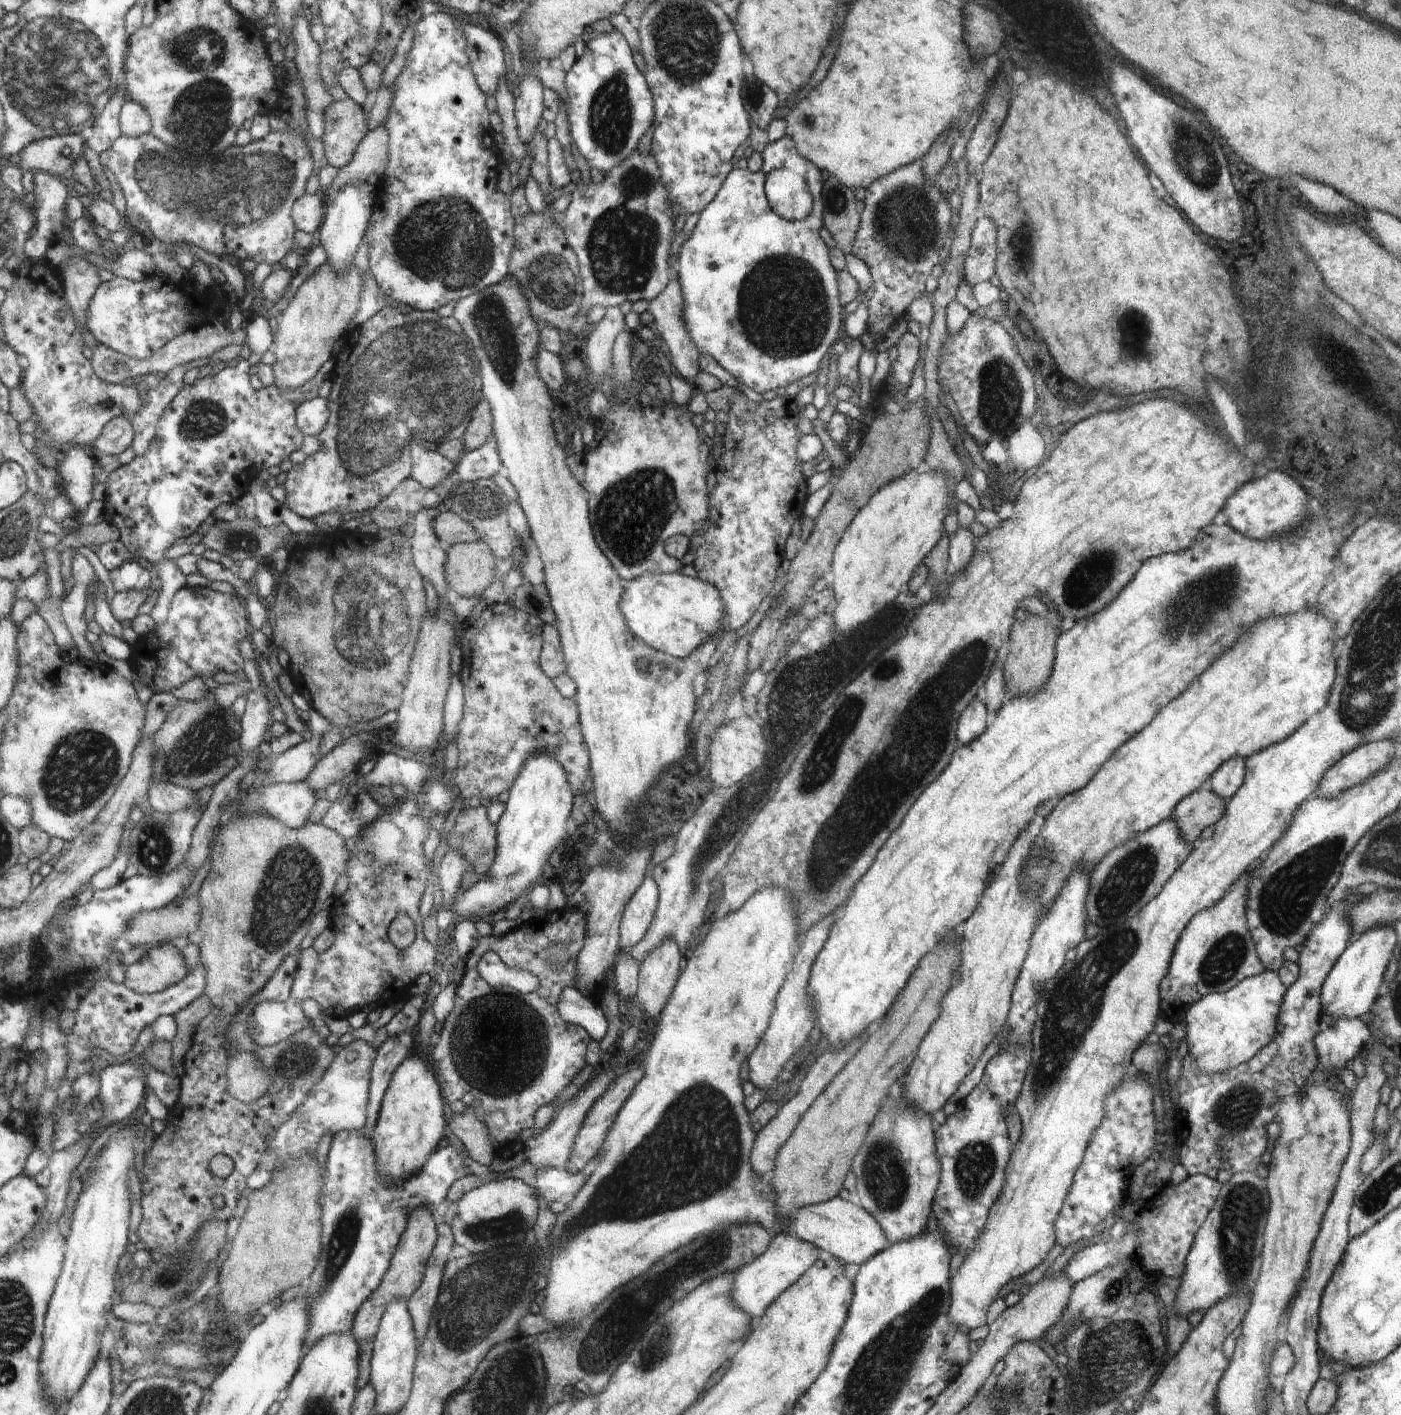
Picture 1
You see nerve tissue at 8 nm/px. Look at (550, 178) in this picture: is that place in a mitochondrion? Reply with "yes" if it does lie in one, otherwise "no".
no

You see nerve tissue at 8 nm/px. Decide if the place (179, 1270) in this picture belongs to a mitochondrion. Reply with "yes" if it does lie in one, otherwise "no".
yes

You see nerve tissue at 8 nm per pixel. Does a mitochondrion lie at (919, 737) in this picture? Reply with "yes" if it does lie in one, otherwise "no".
yes

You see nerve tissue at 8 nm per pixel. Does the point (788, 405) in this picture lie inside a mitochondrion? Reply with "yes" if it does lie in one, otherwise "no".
no

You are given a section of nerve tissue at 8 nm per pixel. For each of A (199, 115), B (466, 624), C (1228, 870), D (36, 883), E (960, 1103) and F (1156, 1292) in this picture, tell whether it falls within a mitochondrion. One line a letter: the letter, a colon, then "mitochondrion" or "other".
A: mitochondrion
B: other
C: other
D: other
E: other
F: other

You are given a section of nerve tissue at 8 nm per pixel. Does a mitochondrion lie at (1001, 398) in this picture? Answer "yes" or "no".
yes

